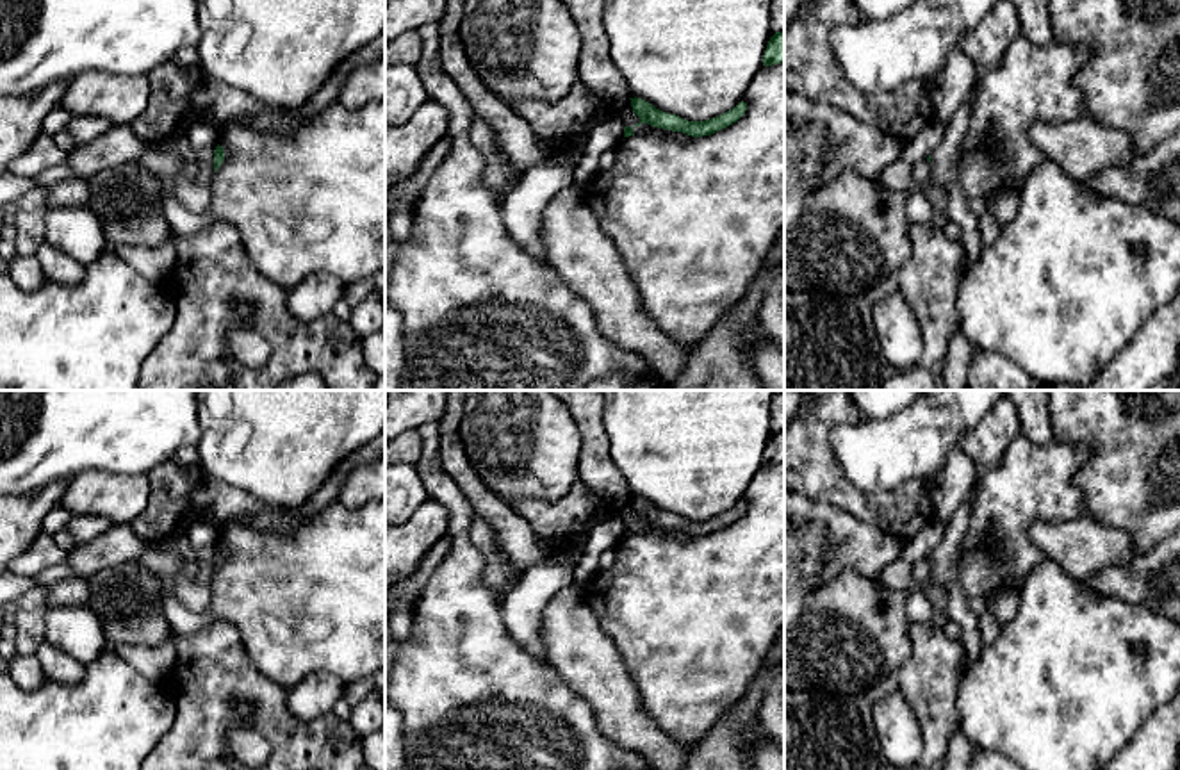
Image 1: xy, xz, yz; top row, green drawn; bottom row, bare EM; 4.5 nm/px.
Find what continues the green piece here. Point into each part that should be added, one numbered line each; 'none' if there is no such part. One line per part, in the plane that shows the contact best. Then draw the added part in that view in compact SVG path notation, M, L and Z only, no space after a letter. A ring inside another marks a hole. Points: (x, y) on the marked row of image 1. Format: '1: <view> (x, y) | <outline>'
none

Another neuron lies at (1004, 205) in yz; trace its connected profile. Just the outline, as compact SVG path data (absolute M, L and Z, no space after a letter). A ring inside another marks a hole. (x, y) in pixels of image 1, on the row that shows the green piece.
M1005 189L986 200L986 210L995 216L1000 225L1011 223L1020 207L1020 191Z

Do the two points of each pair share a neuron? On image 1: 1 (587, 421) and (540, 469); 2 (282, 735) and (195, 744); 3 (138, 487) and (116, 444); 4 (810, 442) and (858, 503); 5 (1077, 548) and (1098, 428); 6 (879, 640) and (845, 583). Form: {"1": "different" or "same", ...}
{"1": "different", "2": "same", "3": "different", "4": "same", "5": "different", "6": "same"}

